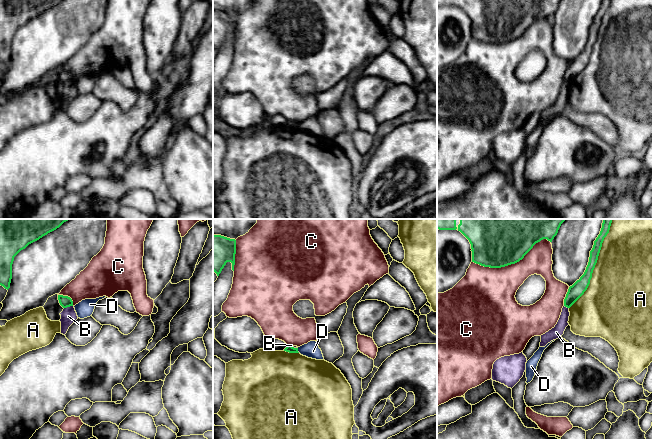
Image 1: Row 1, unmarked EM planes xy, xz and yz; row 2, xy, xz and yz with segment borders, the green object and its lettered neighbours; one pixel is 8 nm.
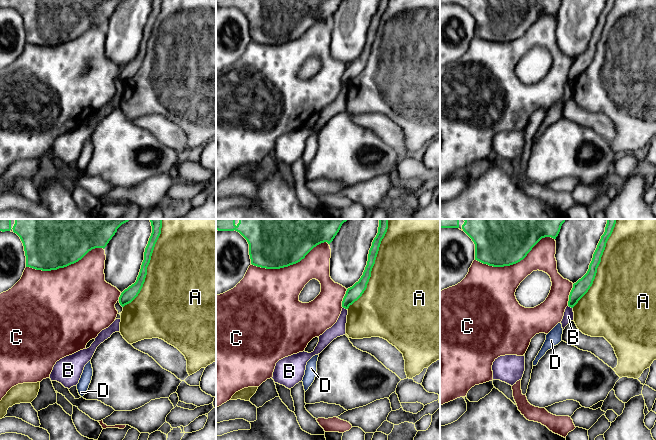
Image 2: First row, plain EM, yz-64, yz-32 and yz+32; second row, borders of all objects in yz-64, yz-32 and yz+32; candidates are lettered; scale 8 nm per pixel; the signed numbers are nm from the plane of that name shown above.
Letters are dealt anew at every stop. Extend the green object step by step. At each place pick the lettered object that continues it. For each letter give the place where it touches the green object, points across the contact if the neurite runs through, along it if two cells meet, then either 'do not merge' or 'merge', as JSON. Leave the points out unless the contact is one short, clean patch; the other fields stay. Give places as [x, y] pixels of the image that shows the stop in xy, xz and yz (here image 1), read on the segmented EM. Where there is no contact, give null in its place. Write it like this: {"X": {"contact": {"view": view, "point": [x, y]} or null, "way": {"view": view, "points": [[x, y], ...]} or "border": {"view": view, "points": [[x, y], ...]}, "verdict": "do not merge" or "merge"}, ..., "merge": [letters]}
{"A": {"contact": {"view": "yz", "point": [595, 264]}, "verdict": "do not merge"}, "B": {"contact": {"view": "xy", "point": [68, 306]}, "border": {"view": "xy", "points": [[72, 305], [64, 308]]}, "verdict": "do not merge"}, "C": {"contact": {"view": "yz", "point": [511, 263]}, "verdict": "do not merge"}, "D": {"contact": {"view": "xz", "point": [297, 350]}, "verdict": "do not merge"}, "merge": []}

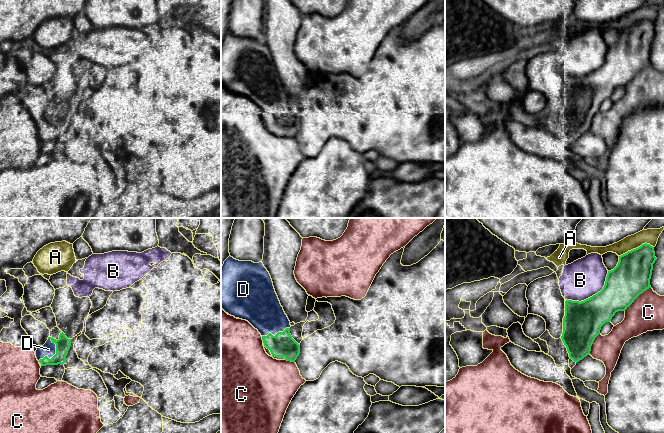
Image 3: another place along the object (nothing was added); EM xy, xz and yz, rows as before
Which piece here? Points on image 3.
{"A": {"contact": {"view": "yz", "point": [636, 248]}, "verdict": "do not merge"}, "B": {"contact": {"view": "yz", "point": [593, 295]}, "verdict": "do not merge"}, "C": {"contact": {"view": "yz", "point": [637, 296]}, "verdict": "do not merge"}, "D": {"contact": {"view": "xy", "point": [53, 356]}, "verdict": "merge"}, "merge": ["D"]}

